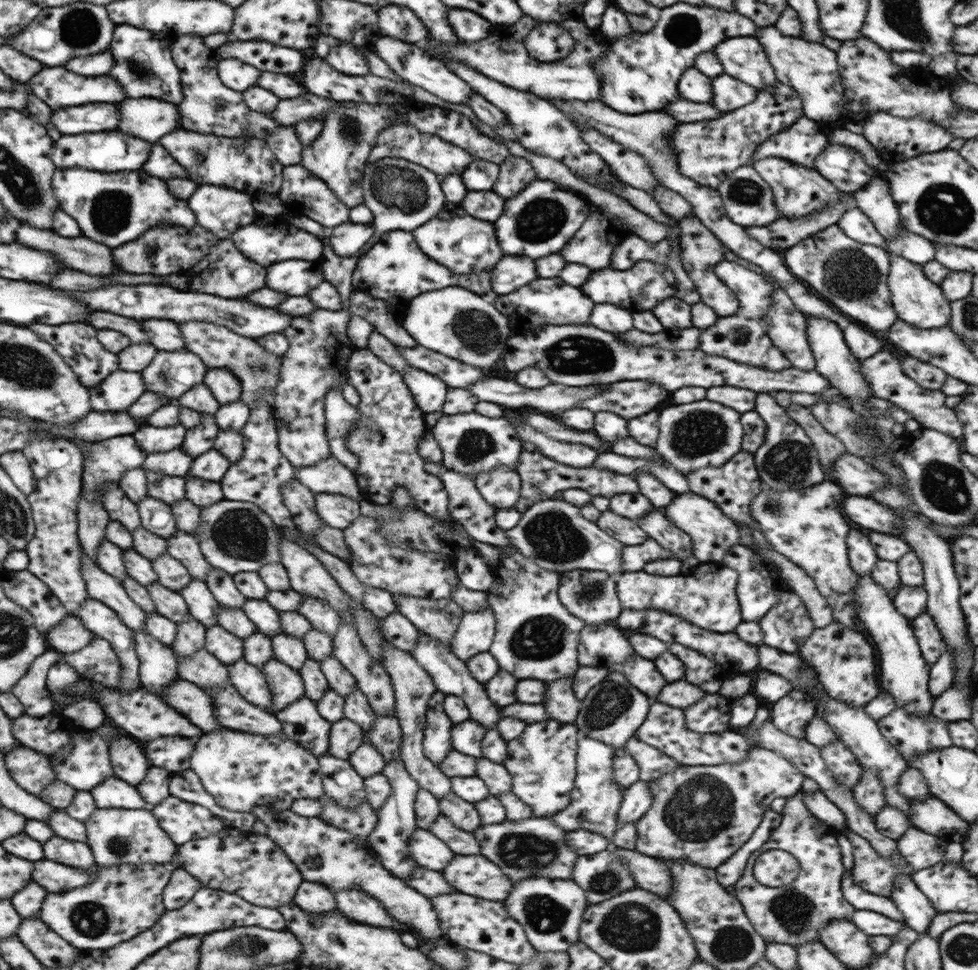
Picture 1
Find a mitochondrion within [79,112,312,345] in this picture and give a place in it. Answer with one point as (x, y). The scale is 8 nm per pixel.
(109, 214)

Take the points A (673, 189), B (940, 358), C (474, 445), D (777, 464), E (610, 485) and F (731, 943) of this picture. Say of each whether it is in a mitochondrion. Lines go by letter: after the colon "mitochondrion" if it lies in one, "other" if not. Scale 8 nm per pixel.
A: other
B: other
C: mitochondrion
D: mitochondrion
E: other
F: mitochondrion

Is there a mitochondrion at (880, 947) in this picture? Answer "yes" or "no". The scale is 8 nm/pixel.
no

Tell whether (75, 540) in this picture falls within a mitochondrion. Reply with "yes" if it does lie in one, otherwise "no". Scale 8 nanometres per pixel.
no

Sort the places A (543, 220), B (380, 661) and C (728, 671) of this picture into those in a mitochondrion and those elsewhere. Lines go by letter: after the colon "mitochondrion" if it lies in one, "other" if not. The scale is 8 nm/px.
A: mitochondrion
B: other
C: other

